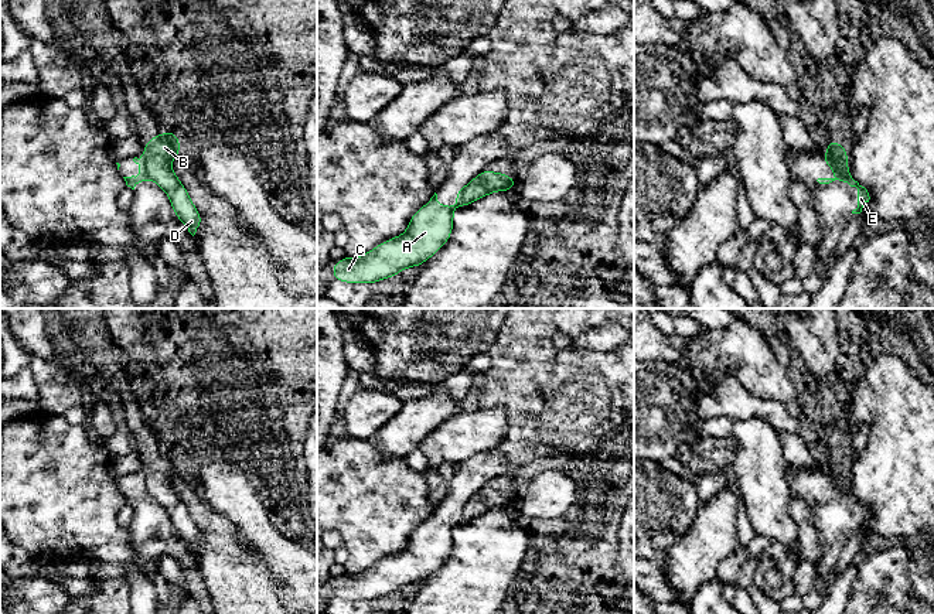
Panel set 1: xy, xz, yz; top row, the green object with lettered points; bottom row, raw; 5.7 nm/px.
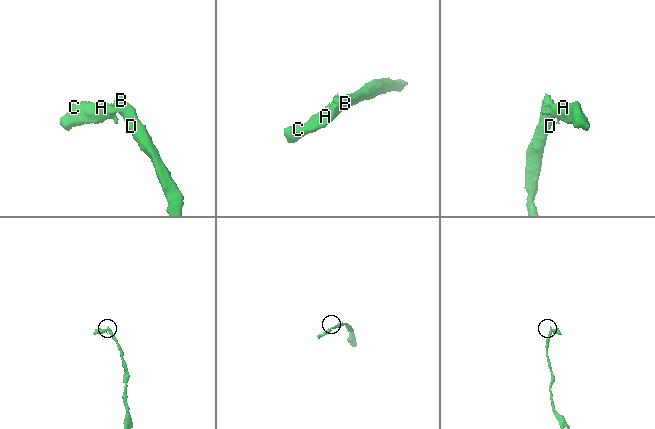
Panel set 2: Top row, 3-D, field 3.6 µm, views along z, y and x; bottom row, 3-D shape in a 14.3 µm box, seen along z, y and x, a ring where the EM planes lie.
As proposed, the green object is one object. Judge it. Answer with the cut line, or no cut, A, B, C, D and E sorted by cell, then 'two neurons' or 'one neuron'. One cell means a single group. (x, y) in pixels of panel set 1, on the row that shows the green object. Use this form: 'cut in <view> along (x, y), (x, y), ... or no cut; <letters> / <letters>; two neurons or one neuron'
cut in yz along (827, 156), (838, 170), (846, 167); A C E / B D; two neurons

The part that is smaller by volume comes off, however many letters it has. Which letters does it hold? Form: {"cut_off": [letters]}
{"cut_off": ["A", "C", "E"]}

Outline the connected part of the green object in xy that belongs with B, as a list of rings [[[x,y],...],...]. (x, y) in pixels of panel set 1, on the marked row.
[[[166,132],[147,140],[144,146],[144,160],[149,178],[160,185],[170,198],[177,218],[194,236],[202,224],[201,215],[194,207],[185,187],[171,168],[171,160],[181,151],[180,141],[174,132]]]

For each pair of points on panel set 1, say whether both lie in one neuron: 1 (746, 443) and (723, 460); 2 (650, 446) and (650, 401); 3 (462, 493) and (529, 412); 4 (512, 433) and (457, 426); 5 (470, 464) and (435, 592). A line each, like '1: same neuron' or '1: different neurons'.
1: different neurons
2: same neuron
3: same neuron
4: different neurons
5: different neurons

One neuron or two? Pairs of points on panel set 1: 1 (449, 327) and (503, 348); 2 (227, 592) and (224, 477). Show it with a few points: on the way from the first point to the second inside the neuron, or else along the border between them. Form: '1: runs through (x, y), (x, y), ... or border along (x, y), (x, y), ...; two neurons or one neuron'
1: border along (503, 323), (494, 341), (486, 351); two neurons
2: border along (203, 495), (208, 505), (229, 522), (239, 538); two neurons

